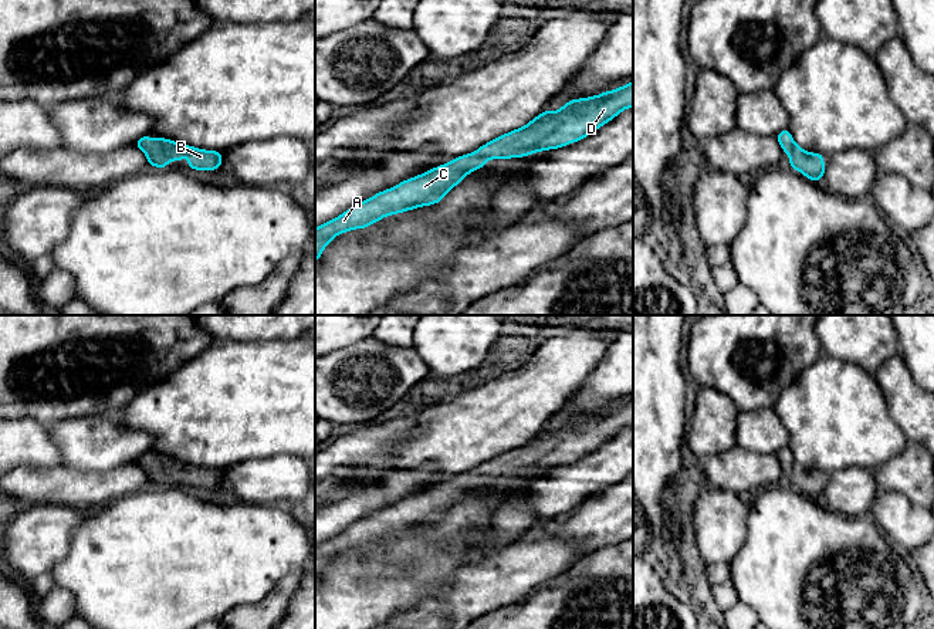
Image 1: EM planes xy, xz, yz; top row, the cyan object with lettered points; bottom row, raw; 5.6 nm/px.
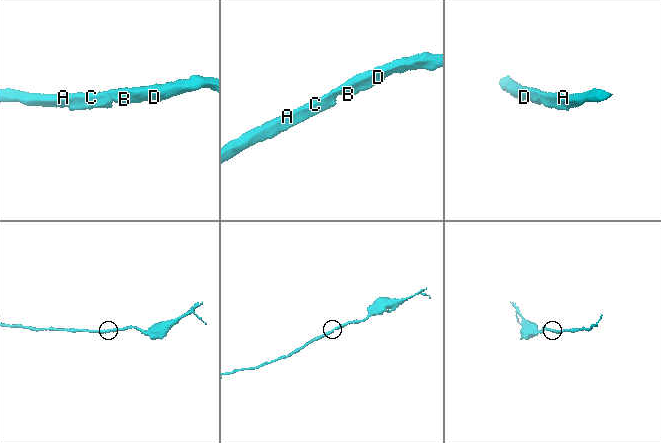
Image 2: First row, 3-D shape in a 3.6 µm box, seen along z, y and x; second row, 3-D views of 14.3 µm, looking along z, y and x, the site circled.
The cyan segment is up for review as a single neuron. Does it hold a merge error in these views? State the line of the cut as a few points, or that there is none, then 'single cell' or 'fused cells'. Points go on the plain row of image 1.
no cut; single cell

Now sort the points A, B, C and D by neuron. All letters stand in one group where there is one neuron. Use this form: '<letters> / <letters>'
A B C D

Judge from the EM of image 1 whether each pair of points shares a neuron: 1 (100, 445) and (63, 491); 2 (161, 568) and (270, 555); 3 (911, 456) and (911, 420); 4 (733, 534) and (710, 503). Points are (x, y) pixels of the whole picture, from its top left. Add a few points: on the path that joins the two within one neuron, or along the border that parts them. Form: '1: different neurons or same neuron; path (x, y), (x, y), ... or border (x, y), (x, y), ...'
1: different neurons; border (63, 463), (81, 470), (114, 469)
2: same neuron; path (188, 561), (243, 555)
3: different neurons; border (907, 440), (919, 443)
4: same neuron; path (726, 527), (718, 520), (716, 510)

